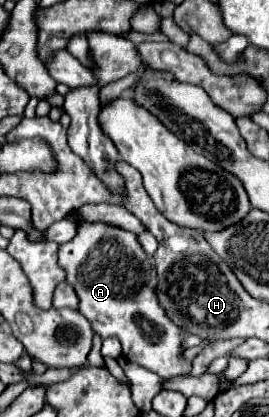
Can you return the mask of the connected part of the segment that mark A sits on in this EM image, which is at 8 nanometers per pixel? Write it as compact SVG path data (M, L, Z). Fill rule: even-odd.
M81 221L75 237L59 245L57 261L79 297L79 313L103 339L119 337L127 361L167 379L189 373L191 361L183 357L185 349L181 341L185 331L159 307L157 291L151 285L153 265L147 261L135 233L109 223Z

